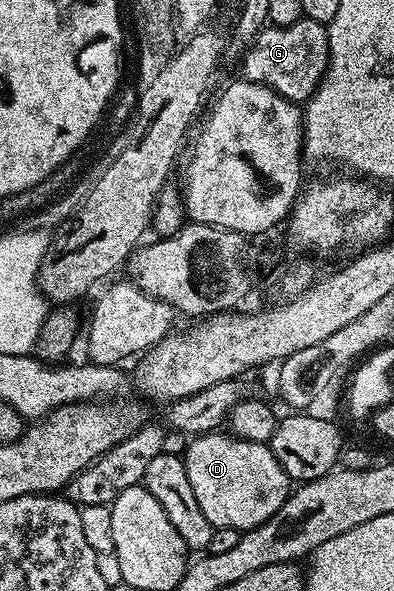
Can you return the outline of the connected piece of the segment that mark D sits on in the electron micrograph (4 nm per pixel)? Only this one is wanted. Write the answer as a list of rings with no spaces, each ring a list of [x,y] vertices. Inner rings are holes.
[[[224,430],[206,432],[187,443],[188,449],[182,452],[186,478],[190,478],[194,498],[198,498],[198,506],[213,528],[233,528],[246,533],[266,522],[288,500],[288,475],[268,444],[239,440]]]

